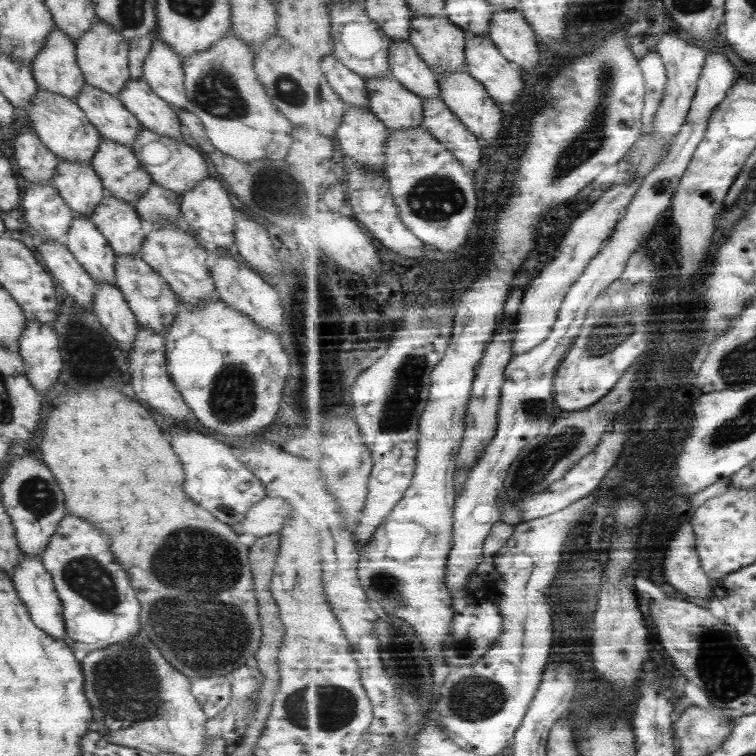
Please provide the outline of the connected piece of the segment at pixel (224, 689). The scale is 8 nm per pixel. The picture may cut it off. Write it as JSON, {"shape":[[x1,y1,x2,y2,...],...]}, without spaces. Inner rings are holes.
{"shape":[[225,676,191,680,191,693,206,714,207,719,222,713,231,701,231,687]]}

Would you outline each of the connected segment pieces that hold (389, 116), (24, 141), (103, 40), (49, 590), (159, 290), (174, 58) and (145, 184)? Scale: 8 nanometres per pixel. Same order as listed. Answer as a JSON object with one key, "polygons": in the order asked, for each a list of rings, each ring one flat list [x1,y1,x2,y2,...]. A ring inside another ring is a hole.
{"polygons":[[[389,73,386,76,373,76,369,79,369,91,371,92,370,106,372,113,386,122,392,129,416,129,422,127,426,119,424,97,406,88,397,77]],[[34,129,16,130,14,154,18,170,27,183,51,183,59,158,44,147]],[[99,19,75,42,77,65,83,74,85,84,118,97,127,80,131,78,128,70,128,42,120,32]],[[21,553,21,559,14,569,12,580,14,580,16,592,20,594,20,600,24,602,24,607,26,607,34,624,46,632,48,636,56,640,65,640,66,626,64,626,62,603,54,589,52,577,41,561,41,557]],[[118,255,115,262,115,286,118,287,141,328,166,334,178,314,179,299,168,283,140,255]],[[161,40,154,41,146,55,141,78,177,114,188,105,183,76,183,61,172,47]],[[101,138,90,163,106,193,125,202,135,204,153,182,132,148,110,139]]]}

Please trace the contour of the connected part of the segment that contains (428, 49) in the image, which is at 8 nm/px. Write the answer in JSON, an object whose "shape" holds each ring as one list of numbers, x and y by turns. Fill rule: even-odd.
{"shape":[[414,13,411,42,421,53,421,57,435,72,458,72,467,68,467,31,454,24,445,14,428,16]]}

